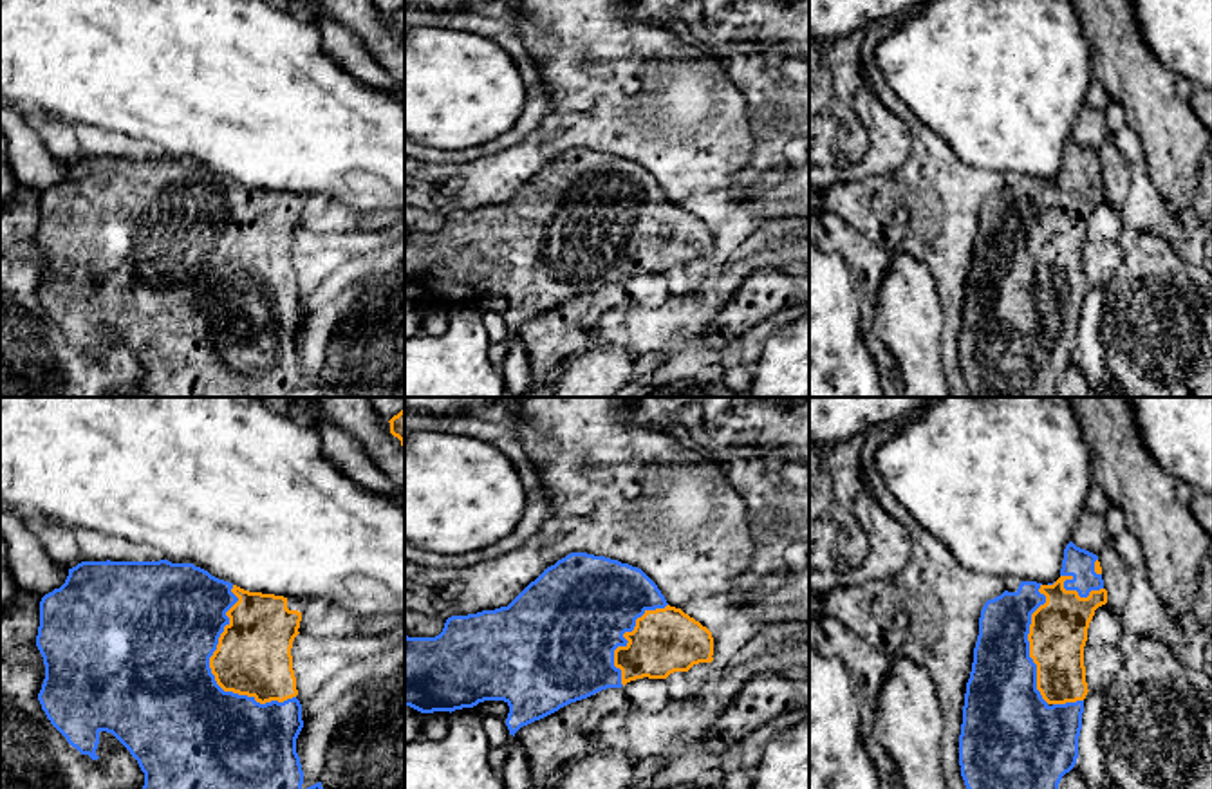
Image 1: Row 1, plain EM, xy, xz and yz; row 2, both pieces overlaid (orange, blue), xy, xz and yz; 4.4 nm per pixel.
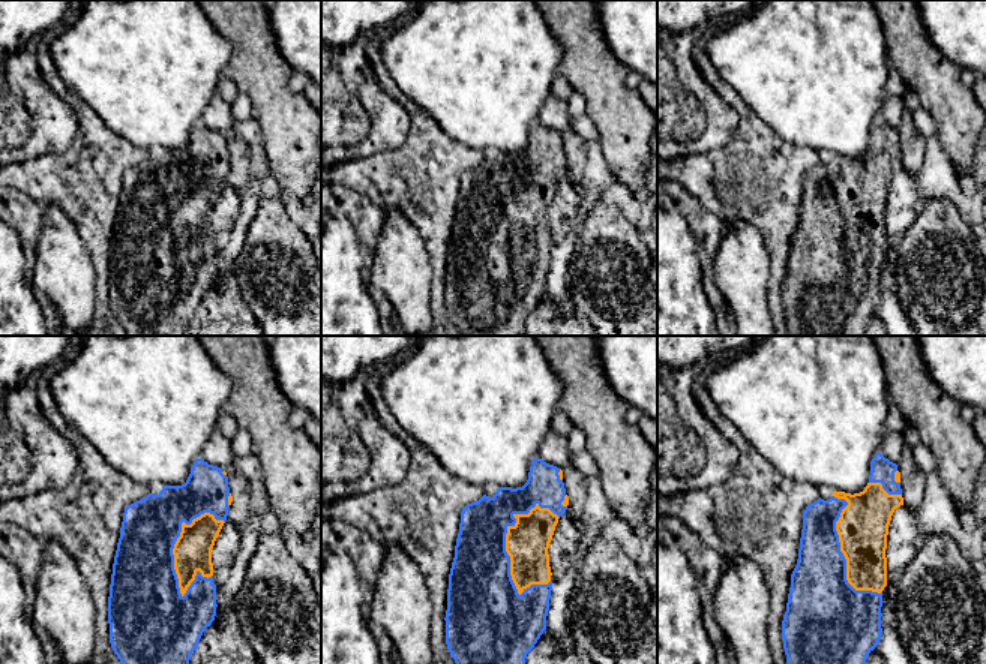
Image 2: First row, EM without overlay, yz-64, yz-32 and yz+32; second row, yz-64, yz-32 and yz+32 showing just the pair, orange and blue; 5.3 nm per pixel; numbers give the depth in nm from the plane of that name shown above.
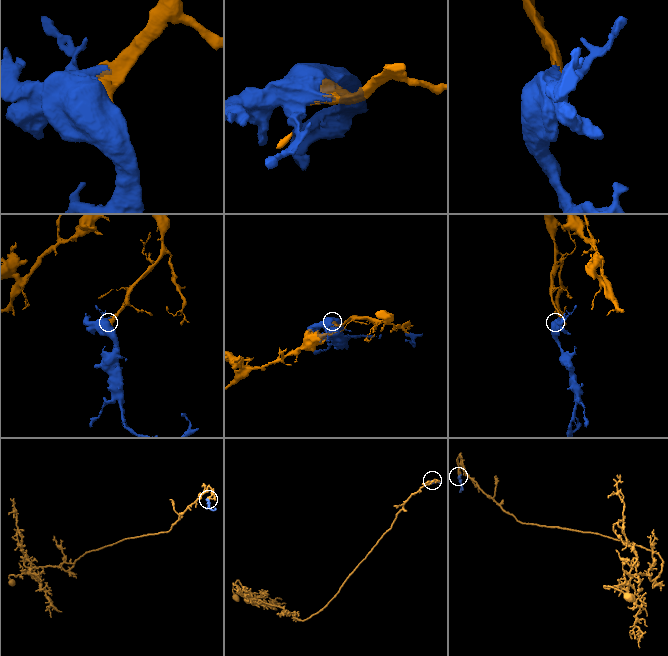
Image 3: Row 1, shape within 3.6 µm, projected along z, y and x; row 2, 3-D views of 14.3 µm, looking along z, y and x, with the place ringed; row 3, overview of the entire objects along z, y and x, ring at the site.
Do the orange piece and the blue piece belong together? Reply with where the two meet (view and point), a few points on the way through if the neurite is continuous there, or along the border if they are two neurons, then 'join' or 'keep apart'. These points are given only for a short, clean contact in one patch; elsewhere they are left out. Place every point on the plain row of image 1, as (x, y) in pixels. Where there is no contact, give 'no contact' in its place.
xy (212, 268) | join

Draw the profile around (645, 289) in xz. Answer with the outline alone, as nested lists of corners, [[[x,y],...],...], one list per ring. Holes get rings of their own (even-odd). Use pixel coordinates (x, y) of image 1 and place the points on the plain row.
[[[636,274],[621,282],[621,285],[632,298],[632,303],[643,307],[665,305],[665,302],[670,298],[665,274]]]

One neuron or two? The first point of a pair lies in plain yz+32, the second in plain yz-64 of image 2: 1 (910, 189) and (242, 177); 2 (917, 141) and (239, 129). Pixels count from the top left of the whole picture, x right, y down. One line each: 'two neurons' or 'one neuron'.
1: two neurons
2: two neurons

